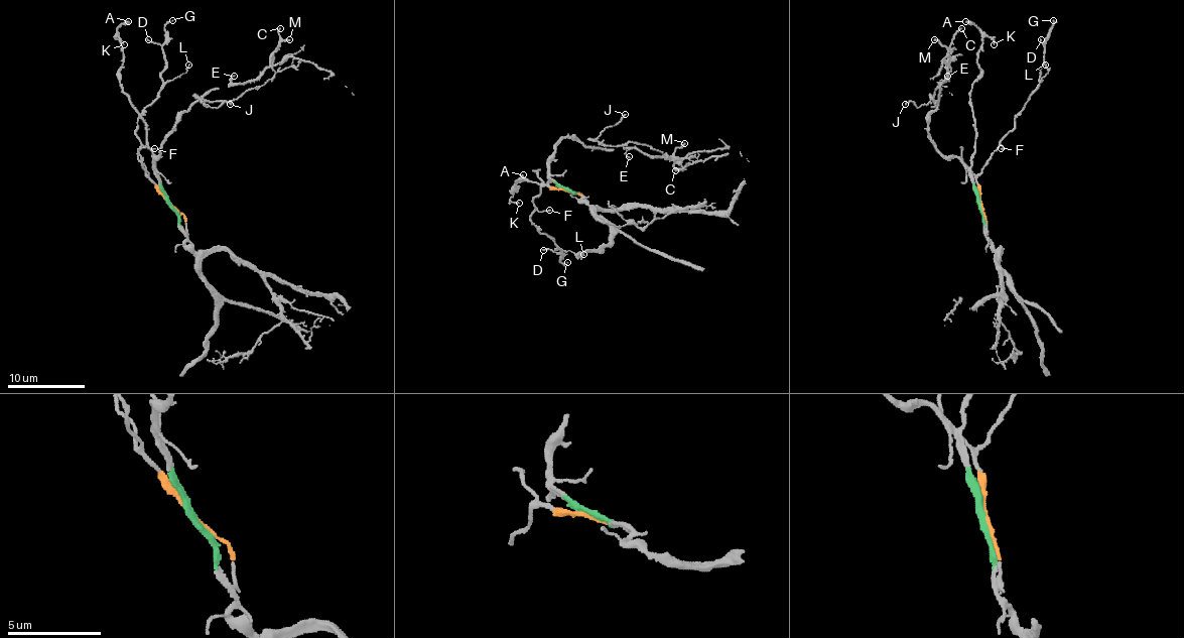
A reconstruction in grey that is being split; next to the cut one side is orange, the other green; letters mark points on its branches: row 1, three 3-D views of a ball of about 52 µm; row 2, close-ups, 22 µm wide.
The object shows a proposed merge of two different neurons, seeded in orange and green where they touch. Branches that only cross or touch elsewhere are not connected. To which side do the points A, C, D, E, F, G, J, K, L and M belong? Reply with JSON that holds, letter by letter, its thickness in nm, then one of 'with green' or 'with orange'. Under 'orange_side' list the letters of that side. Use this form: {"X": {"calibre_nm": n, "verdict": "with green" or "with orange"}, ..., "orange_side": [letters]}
{"A": {"calibre_nm": 360, "verdict": "with green"}, "C": {"calibre_nm": 160, "verdict": "with green"}, "D": {"calibre_nm": 150, "verdict": "with orange"}, "E": {"calibre_nm": 120, "verdict": "with green"}, "F": {"calibre_nm": 100, "verdict": "with orange"}, "G": {"calibre_nm": 130, "verdict": "with orange"}, "J": {"calibre_nm": 130, "verdict": "with green"}, "K": {"calibre_nm": 110, "verdict": "with green"}, "L": {"calibre_nm": 130, "verdict": "with orange"}, "M": {"calibre_nm": 200, "verdict": "with green"}, "orange_side": ["D", "F", "G", "L"]}

